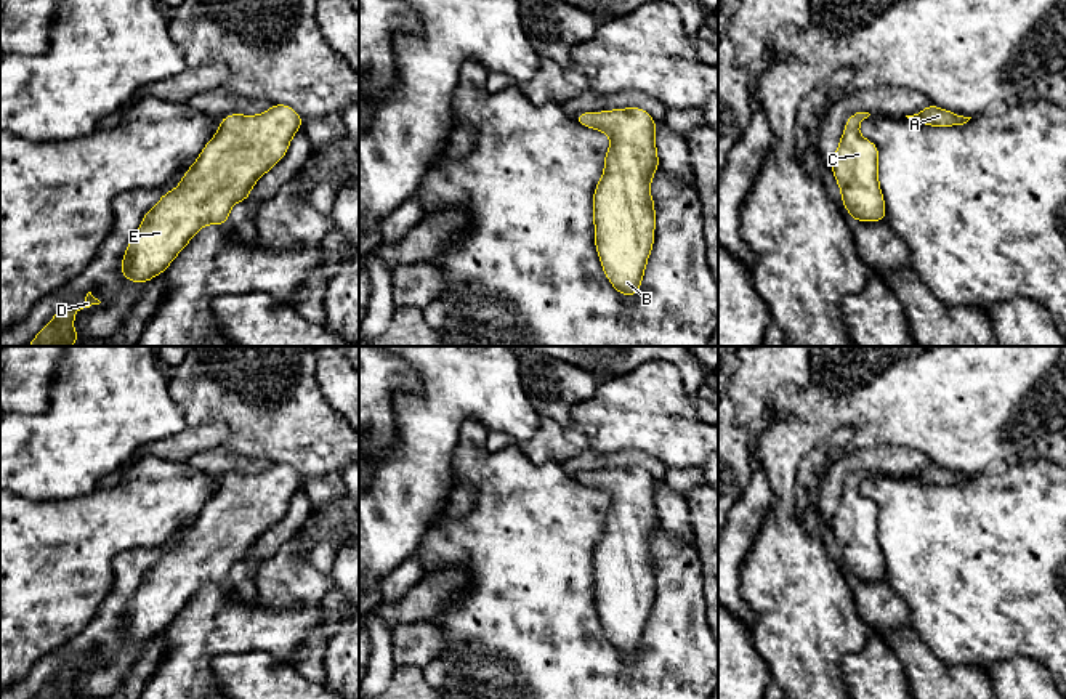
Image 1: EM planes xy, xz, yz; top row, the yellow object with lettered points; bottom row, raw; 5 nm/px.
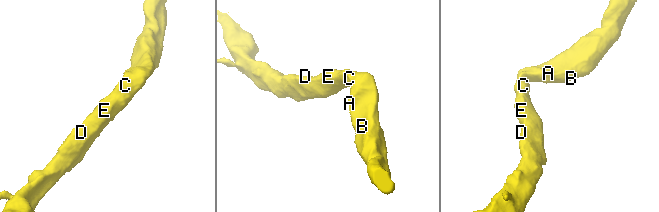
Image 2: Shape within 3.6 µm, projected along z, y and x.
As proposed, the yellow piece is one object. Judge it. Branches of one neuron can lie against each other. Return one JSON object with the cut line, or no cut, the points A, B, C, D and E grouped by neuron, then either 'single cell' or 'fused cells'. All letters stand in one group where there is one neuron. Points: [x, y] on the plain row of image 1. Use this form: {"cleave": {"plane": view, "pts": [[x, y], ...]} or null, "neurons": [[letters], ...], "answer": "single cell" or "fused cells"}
{"cleave": null, "neurons": [["A", "B", "C", "D", "E"]], "answer": "single cell"}

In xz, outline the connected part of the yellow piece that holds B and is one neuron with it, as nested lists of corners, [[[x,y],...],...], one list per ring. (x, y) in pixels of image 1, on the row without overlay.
[[[640,467],[580,471],[574,479],[611,497],[592,561],[595,604],[608,640],[619,653],[632,656],[640,649],[654,603],[656,569],[649,547],[660,526],[656,479]]]

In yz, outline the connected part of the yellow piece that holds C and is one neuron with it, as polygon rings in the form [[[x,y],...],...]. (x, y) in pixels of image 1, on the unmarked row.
[[[856,471],[846,478],[830,523],[842,561],[854,580],[886,579],[885,558],[878,543],[878,507],[858,491],[859,483],[869,475],[869,471]]]

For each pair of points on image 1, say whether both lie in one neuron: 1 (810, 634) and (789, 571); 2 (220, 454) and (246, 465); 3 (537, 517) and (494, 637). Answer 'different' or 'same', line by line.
1: same
2: same
3: same

